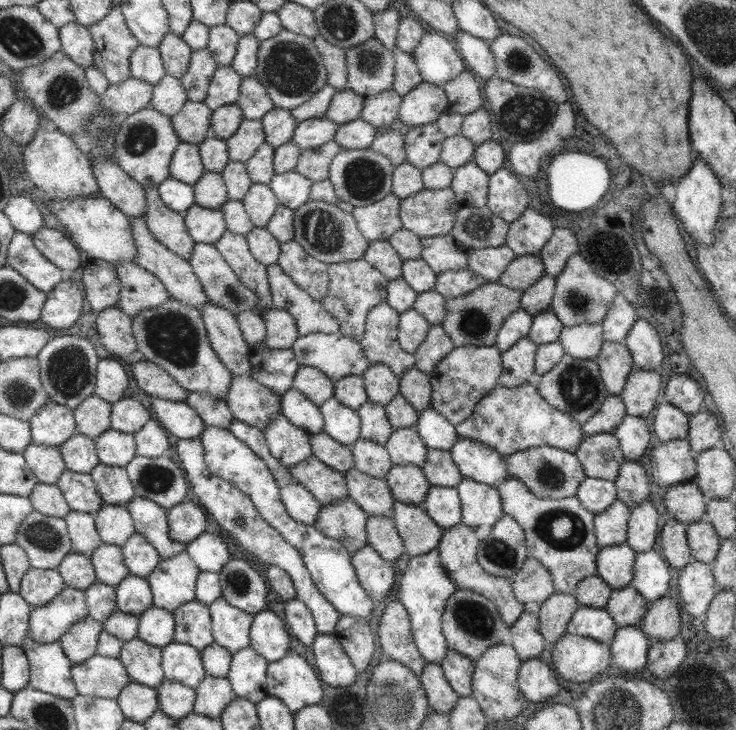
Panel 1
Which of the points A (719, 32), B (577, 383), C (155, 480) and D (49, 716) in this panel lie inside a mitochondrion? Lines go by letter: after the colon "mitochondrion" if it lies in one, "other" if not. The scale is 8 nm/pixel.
A: mitochondrion
B: mitochondrion
C: mitochondrion
D: mitochondrion

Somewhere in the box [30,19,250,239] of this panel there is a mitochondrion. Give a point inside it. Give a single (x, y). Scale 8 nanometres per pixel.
(141, 137)

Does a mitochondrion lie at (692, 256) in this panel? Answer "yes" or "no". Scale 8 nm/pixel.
no

